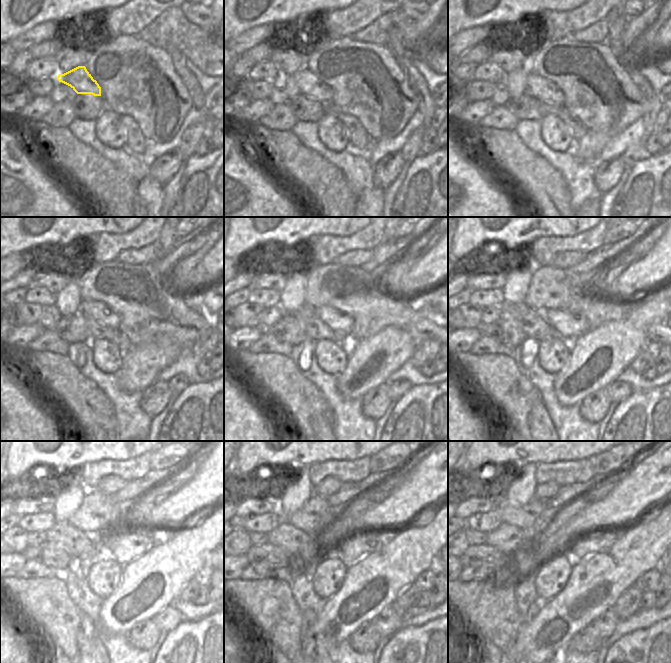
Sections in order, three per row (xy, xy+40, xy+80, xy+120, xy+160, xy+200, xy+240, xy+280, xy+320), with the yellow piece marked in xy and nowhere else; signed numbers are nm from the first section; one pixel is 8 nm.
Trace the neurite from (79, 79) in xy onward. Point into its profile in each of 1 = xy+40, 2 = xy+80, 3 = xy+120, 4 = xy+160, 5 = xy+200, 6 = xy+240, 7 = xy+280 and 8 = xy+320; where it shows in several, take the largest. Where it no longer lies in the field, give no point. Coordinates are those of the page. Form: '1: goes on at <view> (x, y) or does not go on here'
1: goes on at xy+40 (308, 84)
2: goes on at xy+80 (542, 89)
3: goes on at xy+120 (99, 311)
4: goes on at xy+160 (341, 323)
5: goes on at xy+200 (568, 325)
6: goes on at xy+240 (129, 545)
7: goes on at xy+280 (359, 545)
8: goes on at xy+320 (599, 541)

